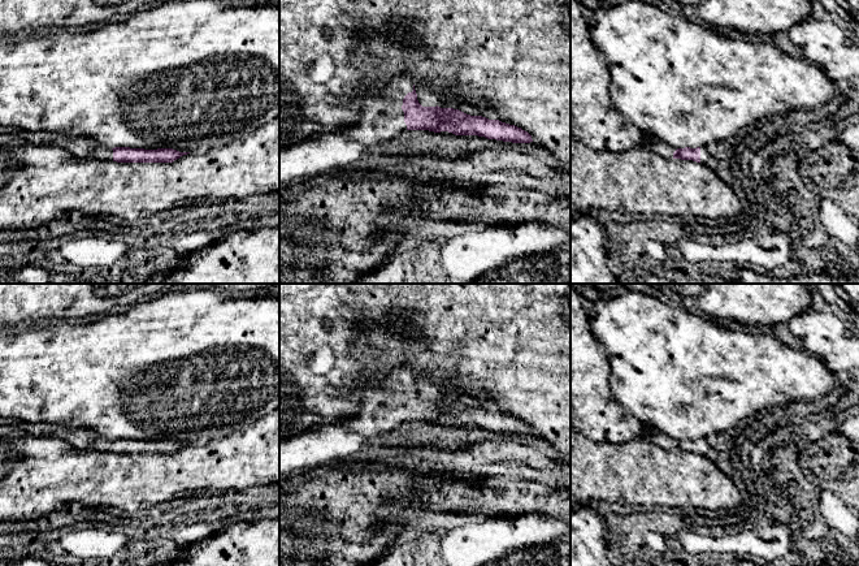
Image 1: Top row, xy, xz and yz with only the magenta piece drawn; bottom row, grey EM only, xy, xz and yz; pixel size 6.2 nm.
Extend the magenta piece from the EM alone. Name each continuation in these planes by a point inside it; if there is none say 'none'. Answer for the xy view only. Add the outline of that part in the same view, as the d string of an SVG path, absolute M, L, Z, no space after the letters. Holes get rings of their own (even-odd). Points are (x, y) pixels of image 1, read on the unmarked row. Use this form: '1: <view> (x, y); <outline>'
1: xy (79, 439); M0 416L0 425L14 425L21 432L35 437L52 437L75 450L113 451L112 440L84 428L65 428L47 423L26 423L3 416Z

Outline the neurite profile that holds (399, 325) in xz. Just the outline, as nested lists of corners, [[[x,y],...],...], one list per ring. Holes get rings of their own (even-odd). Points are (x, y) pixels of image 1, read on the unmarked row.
[[[398,311],[390,320],[391,330],[405,337],[418,337],[420,330],[417,329],[416,324],[413,321],[405,321],[404,315],[404,311]]]

